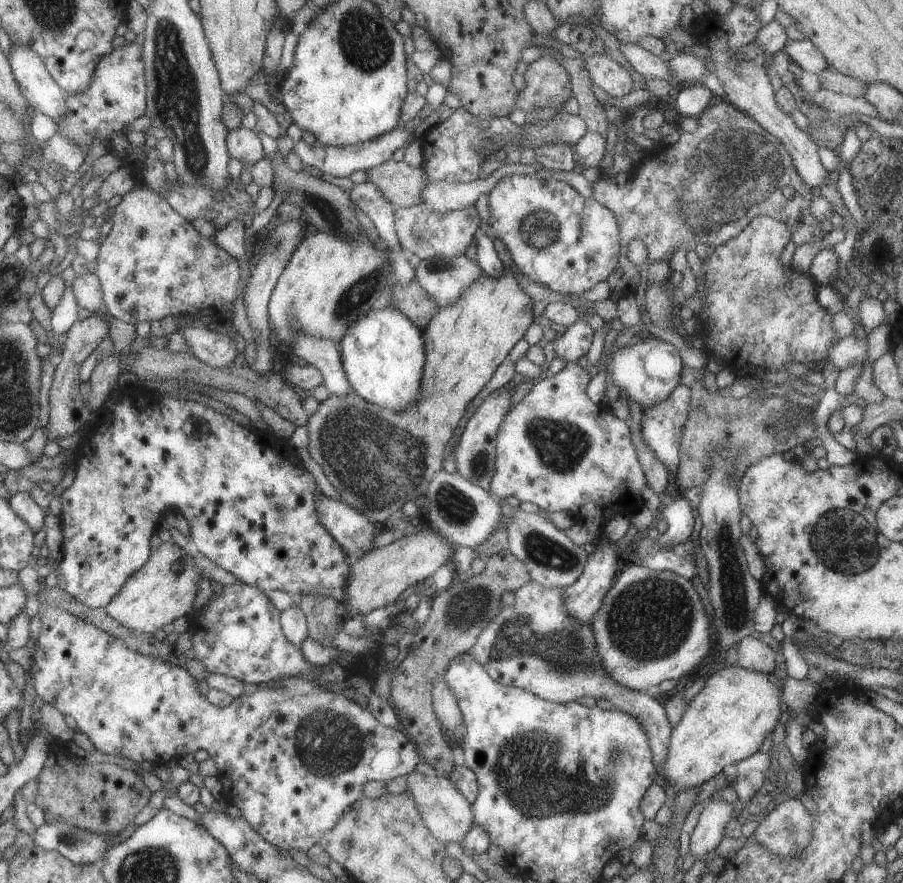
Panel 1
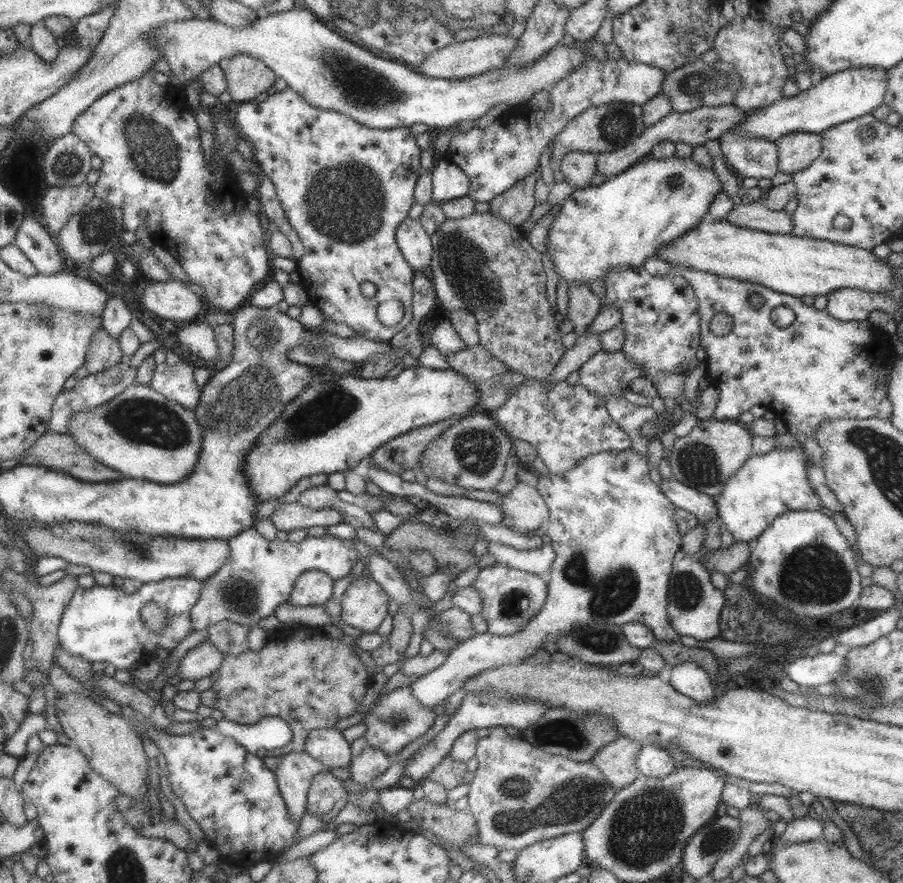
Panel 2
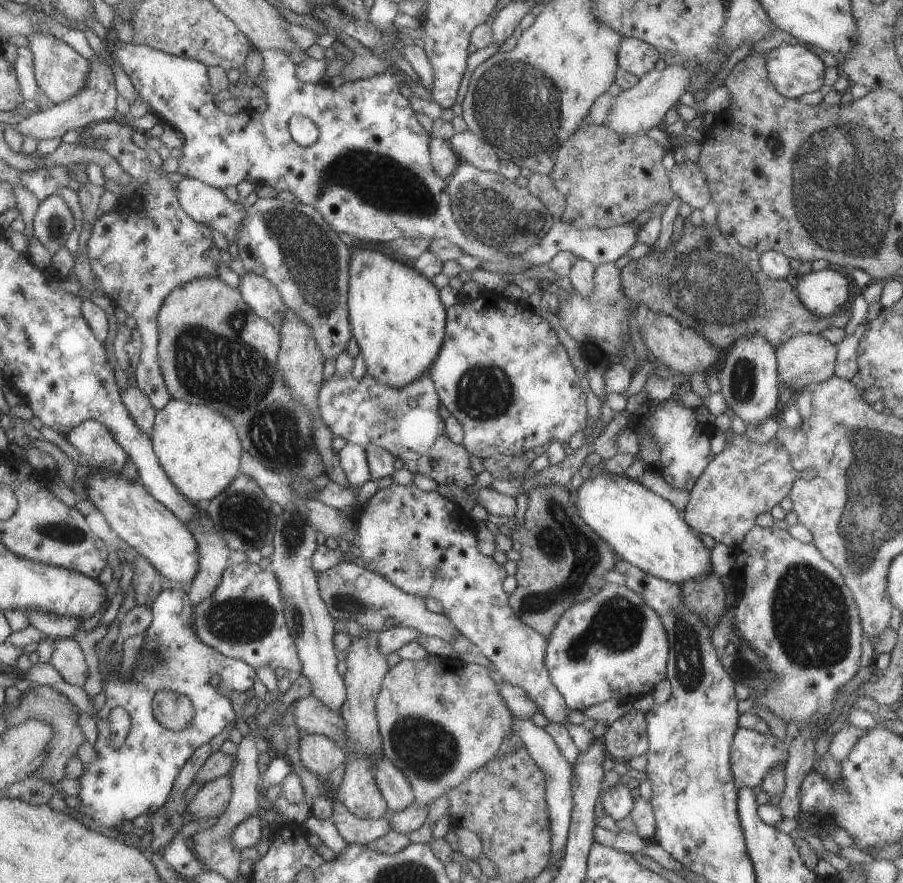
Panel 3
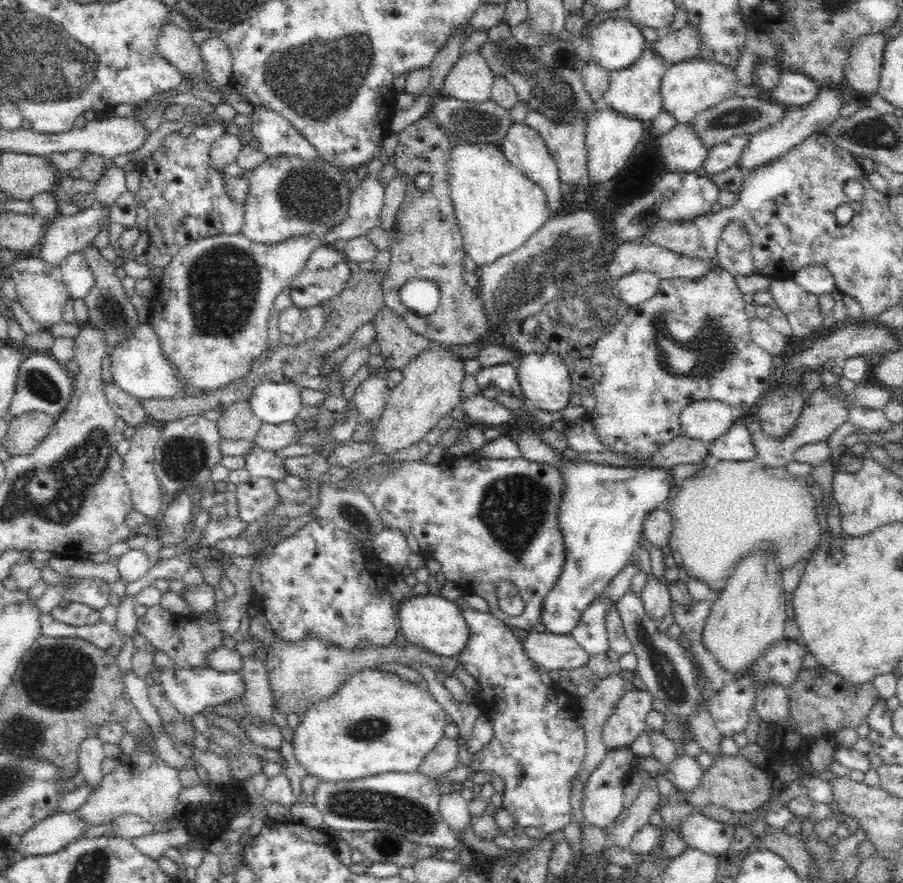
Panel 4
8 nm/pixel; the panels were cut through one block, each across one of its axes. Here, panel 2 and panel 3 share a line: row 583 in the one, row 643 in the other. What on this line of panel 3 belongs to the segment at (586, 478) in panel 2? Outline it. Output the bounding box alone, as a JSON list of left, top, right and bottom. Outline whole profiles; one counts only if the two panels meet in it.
[543,583,668,713]

